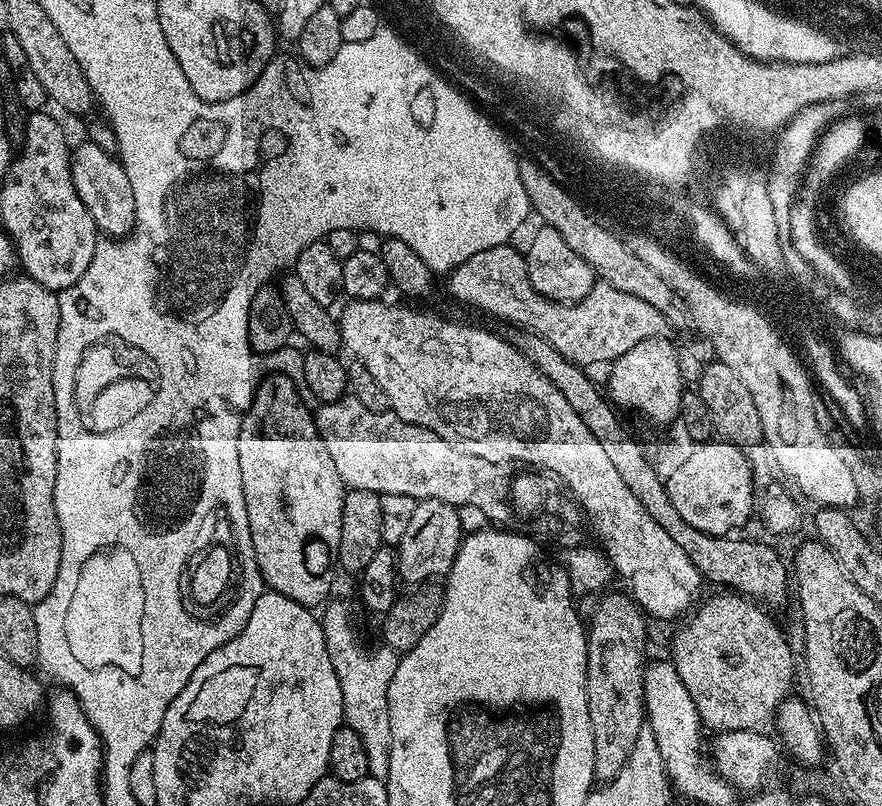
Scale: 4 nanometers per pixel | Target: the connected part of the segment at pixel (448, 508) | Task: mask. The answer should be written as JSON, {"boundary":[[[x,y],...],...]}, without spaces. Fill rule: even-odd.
{"boundary":[[[417,500],[406,534],[394,552],[394,563],[401,581],[411,586],[427,584],[440,572],[440,564],[450,566],[460,549],[462,531],[455,504],[441,500]]]}

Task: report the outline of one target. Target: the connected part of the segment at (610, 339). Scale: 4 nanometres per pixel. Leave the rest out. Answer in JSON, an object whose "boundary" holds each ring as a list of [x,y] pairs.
{"boundary":[[[511,243],[503,244],[502,246],[494,246],[490,250],[482,250],[482,254],[474,254],[474,258],[468,258],[466,262],[462,262],[462,266],[458,266],[453,272],[447,273],[448,292],[456,300],[461,300],[464,304],[469,304],[472,308],[477,308],[480,312],[485,312],[488,316],[493,316],[496,320],[505,320],[505,325],[519,328],[525,332],[533,332],[542,338],[546,338],[546,342],[550,342],[550,346],[554,346],[554,350],[558,350],[558,354],[562,354],[568,360],[581,366],[589,366],[588,364],[604,364],[603,366],[611,365],[612,361],[617,360],[622,354],[626,354],[626,350],[634,350],[634,346],[643,340],[649,340],[655,336],[667,337],[668,333],[668,316],[665,313],[659,312],[654,306],[650,306],[650,302],[642,302],[642,298],[634,298],[634,294],[626,294],[626,290],[618,290],[614,286],[603,282],[597,282],[590,290],[590,294],[586,294],[586,298],[577,300],[574,304],[562,304],[558,300],[548,300],[542,294],[538,294],[538,290],[534,290],[534,286],[528,277],[528,262],[523,251],[520,252],[516,248],[512,248]]]}

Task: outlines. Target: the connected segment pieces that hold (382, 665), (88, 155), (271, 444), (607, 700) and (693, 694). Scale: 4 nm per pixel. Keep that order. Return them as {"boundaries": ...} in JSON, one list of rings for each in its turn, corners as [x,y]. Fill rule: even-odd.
{"boundaries":[[[[329,599],[321,611],[320,621],[326,650],[338,676],[342,689],[344,724],[362,738],[366,751],[368,775],[385,781],[389,774],[390,720],[389,684],[400,665],[401,655],[385,644],[368,648],[354,628],[354,622],[346,603]]],[[[80,144],[77,148],[75,145],[72,152],[72,181],[78,198],[82,198],[82,206],[90,210],[90,218],[94,218],[97,229],[105,237],[124,238],[131,233],[136,222],[134,190],[119,159],[109,152],[96,144]]],[[[283,374],[268,375],[265,375],[261,379],[260,385],[257,386],[254,398],[250,402],[247,412],[244,414],[244,421],[238,434],[238,470],[242,470],[242,494],[246,498],[246,518],[250,526],[250,538],[252,539],[254,554],[260,567],[260,573],[265,585],[271,591],[282,594],[286,598],[290,598],[294,602],[305,606],[317,606],[316,604],[320,606],[333,595],[332,583],[336,580],[336,572],[338,573],[336,563],[340,555],[342,502],[344,501],[346,485],[342,477],[338,474],[338,466],[334,466],[334,458],[330,458],[330,450],[326,450],[326,442],[322,442],[322,438],[318,434],[318,426],[316,425],[316,417],[313,409],[311,407],[308,409],[304,405],[305,397],[302,395],[301,389],[288,376]]],[[[623,591],[601,595],[592,621],[586,624],[588,653],[586,654],[586,698],[590,726],[594,730],[594,770],[596,780],[613,780],[626,766],[638,734],[646,726],[644,711],[644,647],[648,644],[645,613],[631,595]]],[[[731,590],[719,594],[710,597],[700,609],[697,607],[687,617],[688,624],[677,630],[670,663],[676,668],[678,678],[682,678],[682,686],[686,686],[690,698],[694,698],[698,718],[705,729],[712,728],[713,733],[730,730],[767,733],[775,725],[781,702],[791,693],[788,691],[792,688],[792,648],[757,601]]]]}

